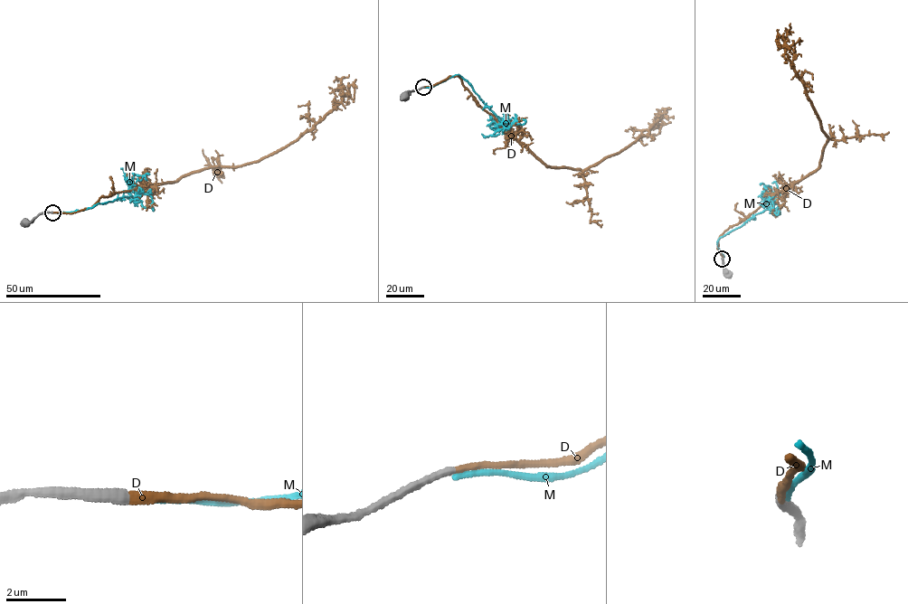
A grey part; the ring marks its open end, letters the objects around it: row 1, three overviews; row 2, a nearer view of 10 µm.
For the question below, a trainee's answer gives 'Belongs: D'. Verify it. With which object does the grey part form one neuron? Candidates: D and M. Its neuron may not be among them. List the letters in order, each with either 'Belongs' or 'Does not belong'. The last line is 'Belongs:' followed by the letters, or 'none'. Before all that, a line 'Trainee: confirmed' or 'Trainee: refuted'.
Trainee: confirmed
D: Belongs
M: Does not belong
Belongs: D

